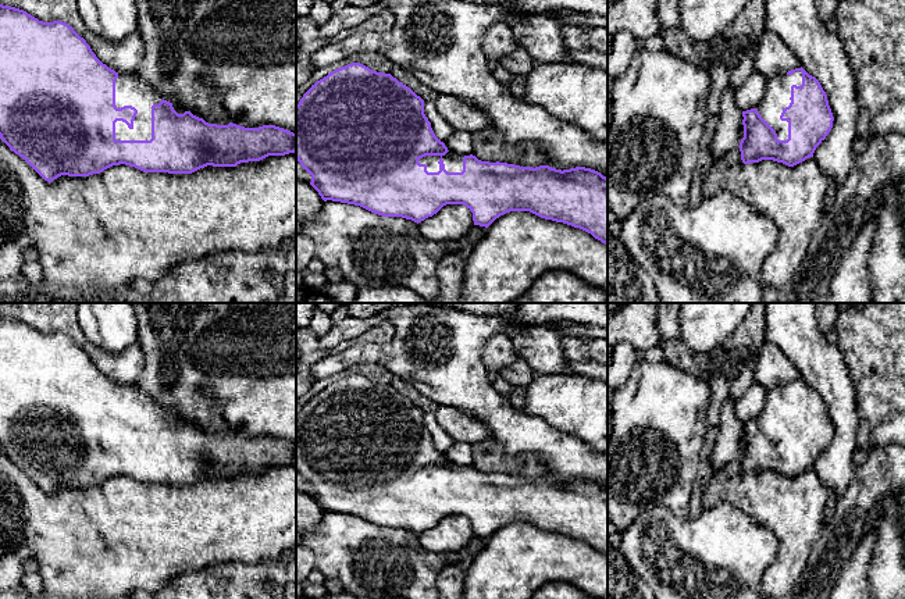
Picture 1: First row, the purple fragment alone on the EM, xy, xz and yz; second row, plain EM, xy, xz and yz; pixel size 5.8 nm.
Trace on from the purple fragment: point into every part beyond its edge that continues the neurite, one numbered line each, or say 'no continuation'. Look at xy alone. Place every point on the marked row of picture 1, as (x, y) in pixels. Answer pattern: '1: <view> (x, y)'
1: xy (129, 89)

